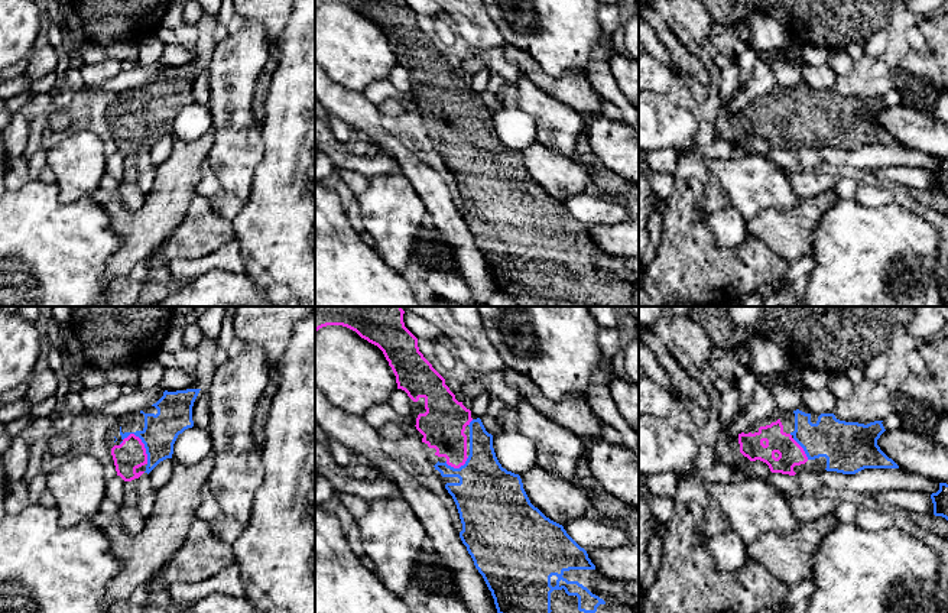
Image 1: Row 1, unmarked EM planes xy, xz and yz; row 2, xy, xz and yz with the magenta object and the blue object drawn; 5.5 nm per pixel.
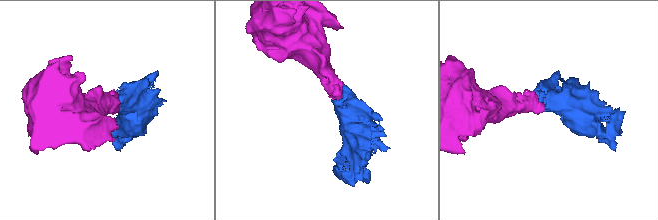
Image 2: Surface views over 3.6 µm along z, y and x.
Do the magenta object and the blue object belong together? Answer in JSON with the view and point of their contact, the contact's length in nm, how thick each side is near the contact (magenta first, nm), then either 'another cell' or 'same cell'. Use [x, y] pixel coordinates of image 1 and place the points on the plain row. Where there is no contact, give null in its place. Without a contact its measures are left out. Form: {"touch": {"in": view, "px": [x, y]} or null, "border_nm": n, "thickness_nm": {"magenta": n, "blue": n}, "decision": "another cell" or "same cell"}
{"touch": {"in": "xy", "px": [143, 123]}, "border_nm": 200, "thickness_nm": {"magenta": 170, "blue": 190}, "decision": "same cell"}

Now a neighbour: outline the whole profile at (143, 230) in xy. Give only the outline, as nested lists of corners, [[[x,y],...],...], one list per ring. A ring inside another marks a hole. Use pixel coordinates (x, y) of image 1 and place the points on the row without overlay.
[[[212,129],[197,140],[173,139],[171,156],[156,166],[153,187],[134,211],[123,205],[118,191],[98,189],[95,198],[108,213],[114,234],[121,239],[120,250],[105,263],[107,279],[127,278],[181,224],[212,143]]]

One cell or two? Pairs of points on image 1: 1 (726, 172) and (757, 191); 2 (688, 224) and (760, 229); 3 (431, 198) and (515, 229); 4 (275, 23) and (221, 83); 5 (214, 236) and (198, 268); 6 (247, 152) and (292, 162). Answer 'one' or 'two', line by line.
1: one
2: two
3: two
4: two
5: two
6: two

